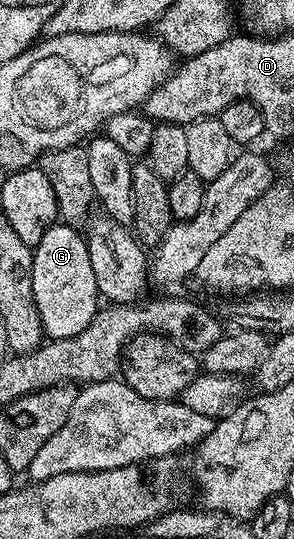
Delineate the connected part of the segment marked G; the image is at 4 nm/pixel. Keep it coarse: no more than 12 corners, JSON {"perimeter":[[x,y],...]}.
{"perimeter":[[55,224],[32,251],[49,340],[79,336],[99,309],[91,252]]}

